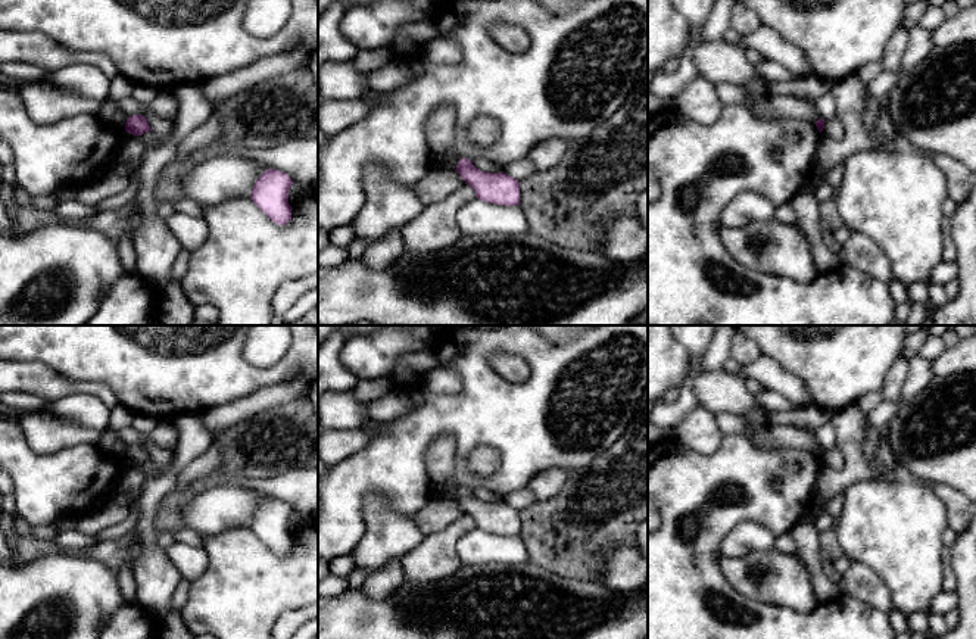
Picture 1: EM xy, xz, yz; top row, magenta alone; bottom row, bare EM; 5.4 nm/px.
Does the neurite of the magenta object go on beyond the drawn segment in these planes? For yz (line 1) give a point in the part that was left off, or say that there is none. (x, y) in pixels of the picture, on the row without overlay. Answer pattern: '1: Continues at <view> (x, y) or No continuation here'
1: No continuation here

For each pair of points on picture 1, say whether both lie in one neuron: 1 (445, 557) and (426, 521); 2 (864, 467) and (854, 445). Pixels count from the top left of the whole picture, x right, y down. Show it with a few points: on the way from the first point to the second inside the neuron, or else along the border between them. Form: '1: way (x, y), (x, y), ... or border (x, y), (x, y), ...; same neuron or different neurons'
1: border (461, 514), (440, 530), (426, 536); different neurons
2: way (858, 461), (854, 457), (854, 451); same neuron

